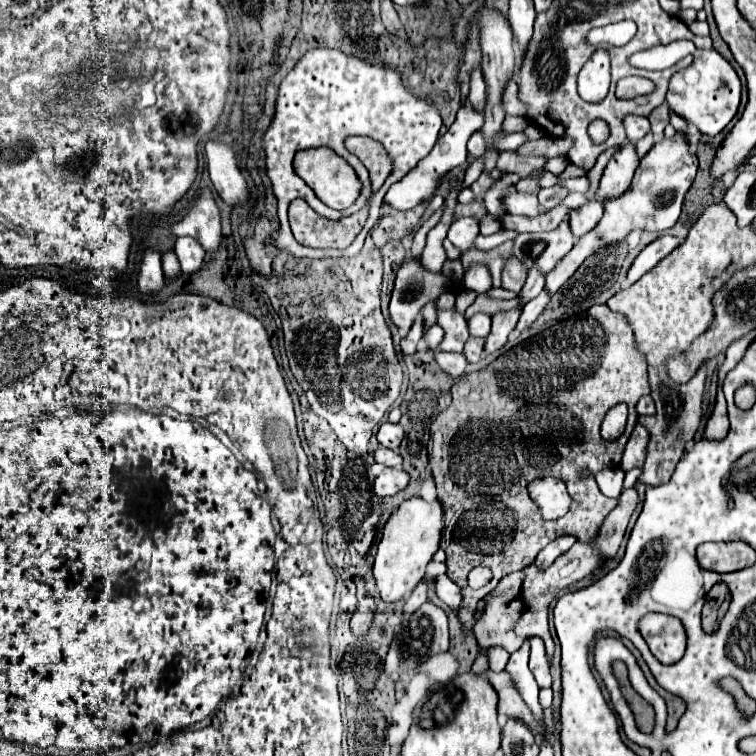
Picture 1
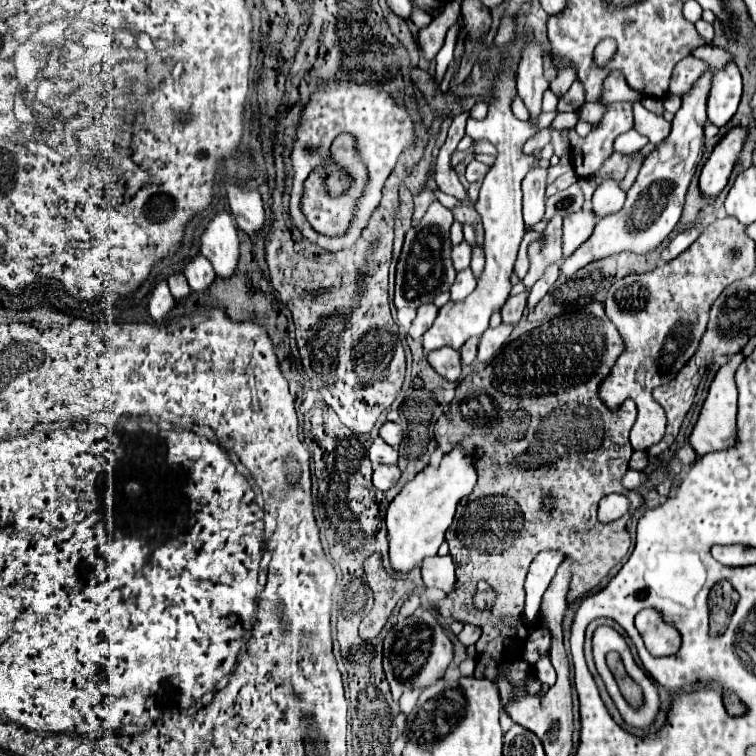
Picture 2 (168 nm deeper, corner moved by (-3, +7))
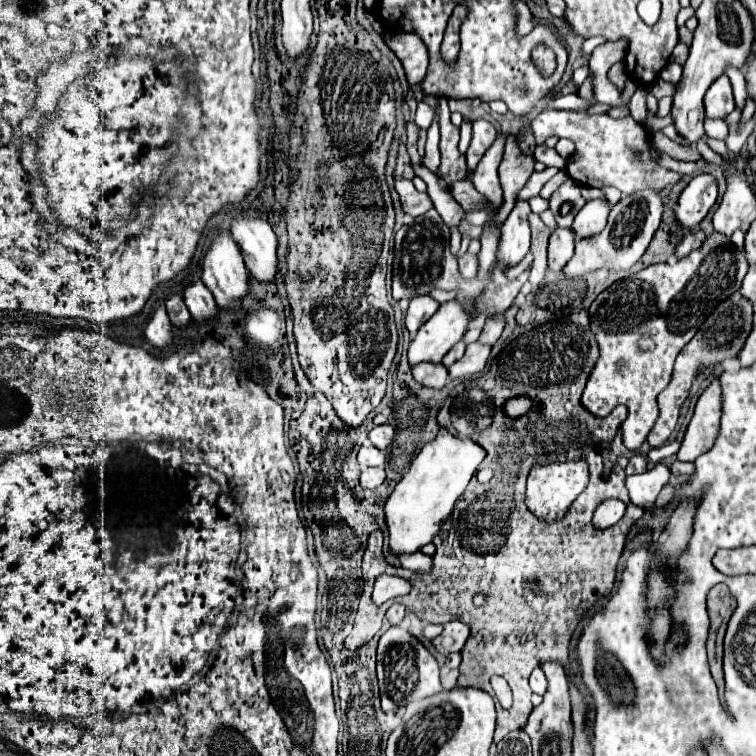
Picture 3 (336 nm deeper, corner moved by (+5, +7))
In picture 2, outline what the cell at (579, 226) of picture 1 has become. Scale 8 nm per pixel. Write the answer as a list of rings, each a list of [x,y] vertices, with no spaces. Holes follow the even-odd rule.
[[[588,207],[582,211],[576,211],[564,219],[564,237],[562,237],[562,247],[564,247],[564,257],[574,253],[594,231],[598,221],[598,215],[594,215]]]

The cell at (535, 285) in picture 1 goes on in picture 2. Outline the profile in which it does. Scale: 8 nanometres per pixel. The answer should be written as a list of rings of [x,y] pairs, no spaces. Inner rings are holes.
[[[528,289],[522,291],[520,295],[508,297],[508,301],[502,307],[502,321],[504,323],[518,323],[522,317],[522,311],[526,307],[526,297],[528,297]]]

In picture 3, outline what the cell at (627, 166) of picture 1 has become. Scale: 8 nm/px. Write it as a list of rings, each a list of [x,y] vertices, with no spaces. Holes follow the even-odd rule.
[[[592,199],[588,201],[576,215],[574,223],[572,223],[572,233],[576,239],[586,239],[586,237],[594,237],[598,235],[604,227],[606,227],[606,219],[608,219],[608,203],[600,201],[600,199]]]

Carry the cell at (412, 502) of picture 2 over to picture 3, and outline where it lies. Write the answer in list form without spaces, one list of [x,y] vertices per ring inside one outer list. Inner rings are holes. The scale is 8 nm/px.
[[[448,431],[438,433],[436,439],[422,447],[384,507],[392,553],[414,553],[422,545],[432,541],[432,537],[440,531],[440,525],[452,513],[456,499],[464,493],[468,481],[472,479],[484,457],[486,451],[476,441],[468,437],[454,437]]]

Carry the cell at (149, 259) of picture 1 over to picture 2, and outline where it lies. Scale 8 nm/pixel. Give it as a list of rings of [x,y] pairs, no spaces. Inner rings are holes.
[[[158,281],[150,293],[150,303],[148,303],[148,309],[150,309],[150,315],[154,321],[162,321],[168,311],[174,307],[174,297],[168,289],[168,283],[166,281]]]

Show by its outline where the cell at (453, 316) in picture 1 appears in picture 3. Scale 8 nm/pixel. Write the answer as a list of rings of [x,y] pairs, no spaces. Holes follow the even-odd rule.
[[[466,253],[464,257],[458,259],[458,265],[460,265],[460,273],[464,279],[474,279],[478,271],[478,255]]]

